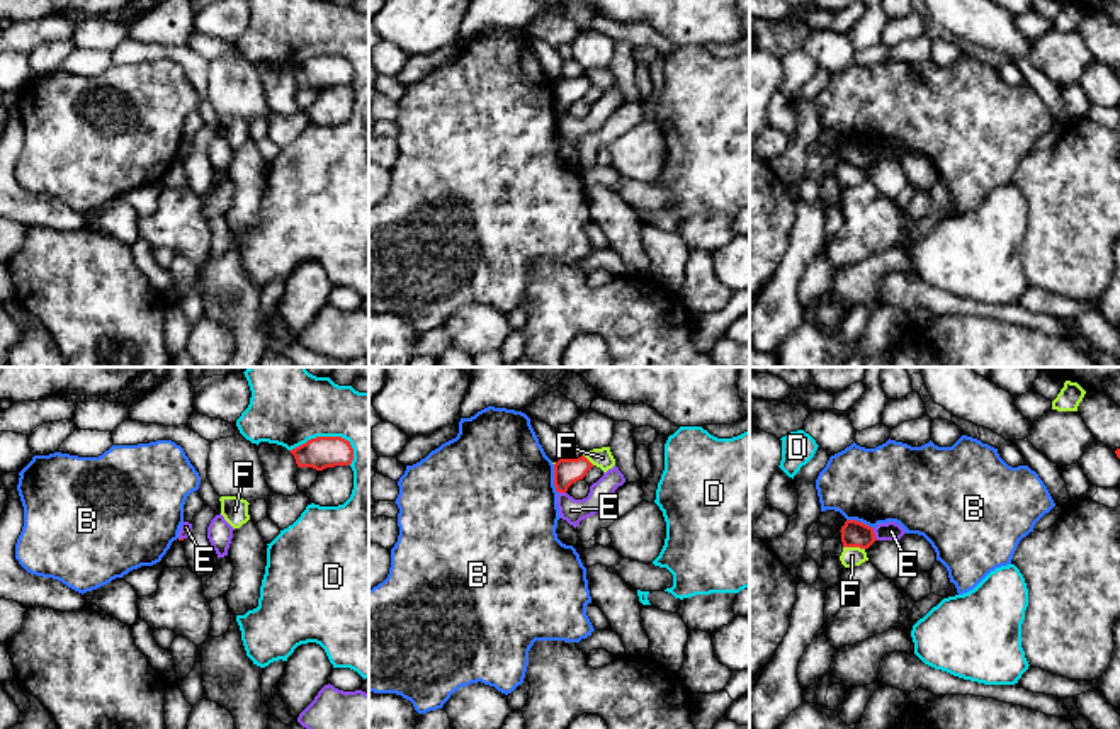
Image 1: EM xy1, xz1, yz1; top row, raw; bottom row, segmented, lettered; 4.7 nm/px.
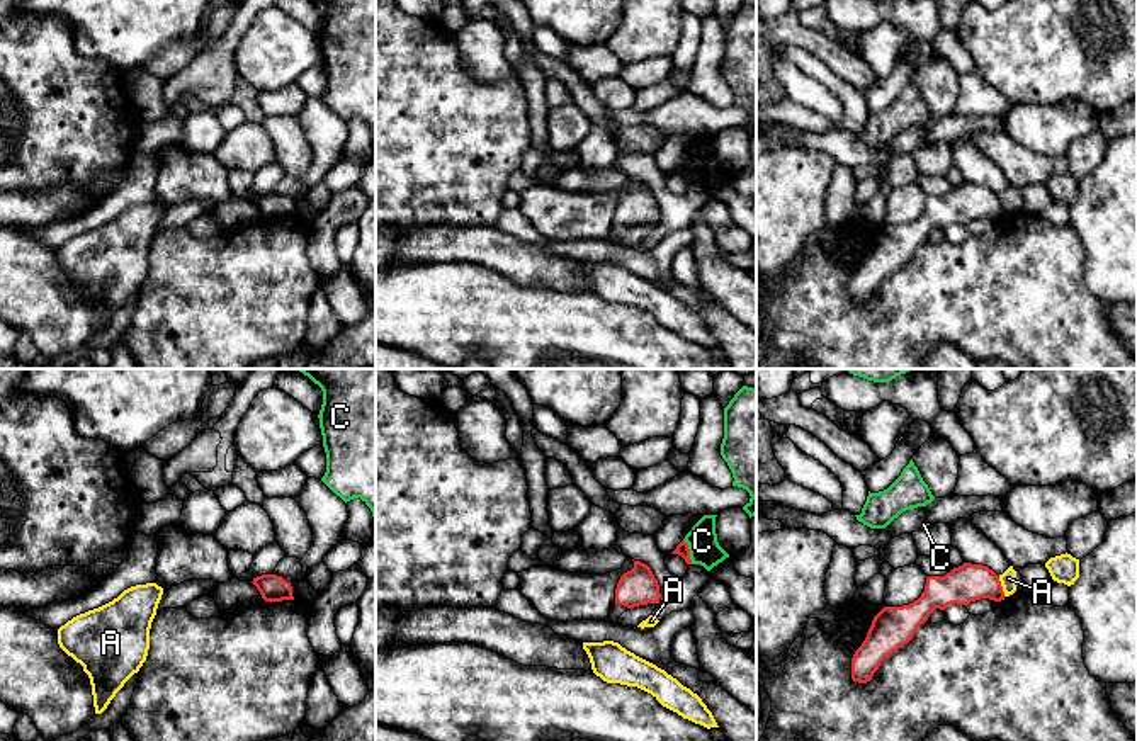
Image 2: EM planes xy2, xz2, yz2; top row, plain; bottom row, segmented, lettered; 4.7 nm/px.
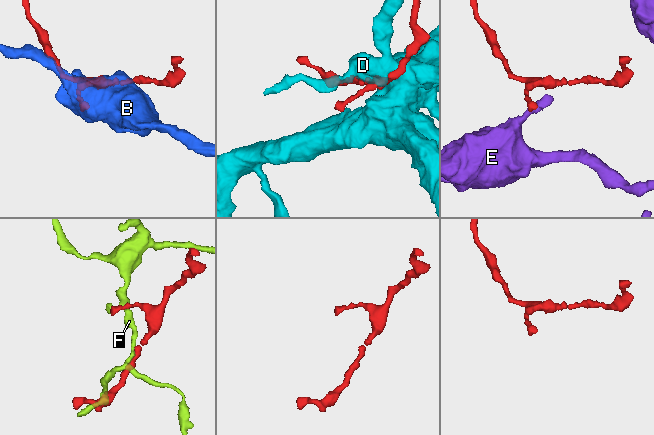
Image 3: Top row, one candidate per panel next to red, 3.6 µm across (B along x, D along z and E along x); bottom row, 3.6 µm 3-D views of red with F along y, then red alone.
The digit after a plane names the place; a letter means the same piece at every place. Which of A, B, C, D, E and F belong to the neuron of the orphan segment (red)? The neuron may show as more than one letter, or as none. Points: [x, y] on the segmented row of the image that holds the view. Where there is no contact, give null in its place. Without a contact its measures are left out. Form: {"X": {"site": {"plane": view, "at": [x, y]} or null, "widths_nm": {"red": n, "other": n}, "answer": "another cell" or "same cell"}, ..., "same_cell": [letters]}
{"A": {"site": {"plane": "yz2", "at": [1001, 587]}, "widths_nm": {"red": 180, "other": 80}, "answer": "another cell"}, "B": {"site": {"plane": "xz1", "at": [554, 480]}, "widths_nm": {"red": 130, "other": 500}, "answer": "another cell"}, "C": {"site": {"plane": "xz2", "at": [689, 551]}, "widths_nm": {"red": 70, "other": 140}, "answer": "another cell"}, "D": {"site": {"plane": "xy1", "at": [328, 437]}, "widths_nm": {"red": 150, "other": 360}, "answer": "another cell"}, "E": {"site": {"plane": "yz1", "at": [874, 534]}, "widths_nm": {"red": 130, "other": 90}, "answer": "another cell"}, "F": {"site": {"plane": "yz1", "at": [854, 546]}, "widths_nm": {"red": 130, "other": 100}, "answer": "another cell"}, "same_cell": []}

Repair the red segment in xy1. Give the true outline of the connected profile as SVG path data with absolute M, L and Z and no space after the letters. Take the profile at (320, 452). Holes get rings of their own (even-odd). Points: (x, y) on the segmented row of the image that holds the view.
M316 437L289 452L294 455L297 467L313 467L316 471L350 466L354 461L352 445L342 437Z

